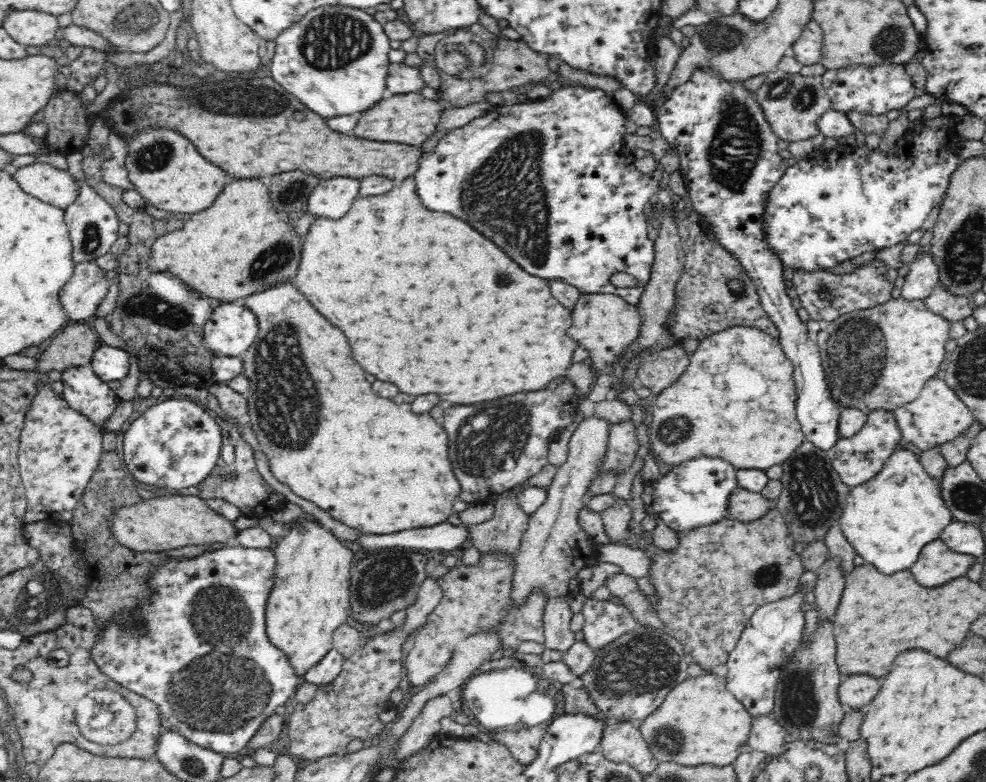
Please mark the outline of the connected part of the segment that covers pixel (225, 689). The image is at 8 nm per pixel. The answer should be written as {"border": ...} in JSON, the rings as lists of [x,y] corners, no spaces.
{"border":[[[236,544],[226,545],[221,549],[215,549],[212,552],[199,554],[197,557],[189,559],[174,559],[168,557],[160,565],[156,565],[150,572],[149,577],[145,580],[150,587],[150,598],[140,603],[135,611],[131,612],[131,620],[145,630],[141,635],[134,631],[132,627],[126,627],[126,623],[110,619],[102,630],[99,630],[99,639],[91,648],[91,657],[97,664],[97,667],[108,678],[114,680],[132,692],[146,697],[148,700],[157,704],[161,712],[161,725],[164,730],[176,731],[177,734],[184,735],[190,742],[196,746],[206,747],[206,750],[217,751],[218,754],[225,756],[241,757],[248,754],[248,742],[254,737],[259,730],[260,725],[266,719],[270,718],[276,712],[278,706],[284,706],[290,696],[296,693],[297,689],[303,684],[304,678],[294,670],[290,665],[286,653],[270,642],[270,637],[266,633],[266,605],[267,599],[271,594],[275,584],[276,557],[270,549],[251,549]]]}

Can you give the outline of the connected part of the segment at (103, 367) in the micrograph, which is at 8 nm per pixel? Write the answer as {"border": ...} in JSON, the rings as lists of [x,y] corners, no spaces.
{"border":[[[100,343],[90,365],[104,382],[121,381],[130,370],[130,354],[120,347]]]}

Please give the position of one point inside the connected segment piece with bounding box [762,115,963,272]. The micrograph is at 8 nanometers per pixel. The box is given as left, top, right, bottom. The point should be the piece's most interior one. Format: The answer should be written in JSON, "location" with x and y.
{"location":[830,207]}

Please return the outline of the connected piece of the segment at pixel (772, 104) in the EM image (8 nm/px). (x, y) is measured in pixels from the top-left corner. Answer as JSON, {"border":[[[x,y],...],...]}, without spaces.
{"border":[[[768,72],[763,84],[754,93],[774,134],[786,141],[798,142],[818,136],[816,122],[831,109],[831,98],[820,80],[800,73]]]}

